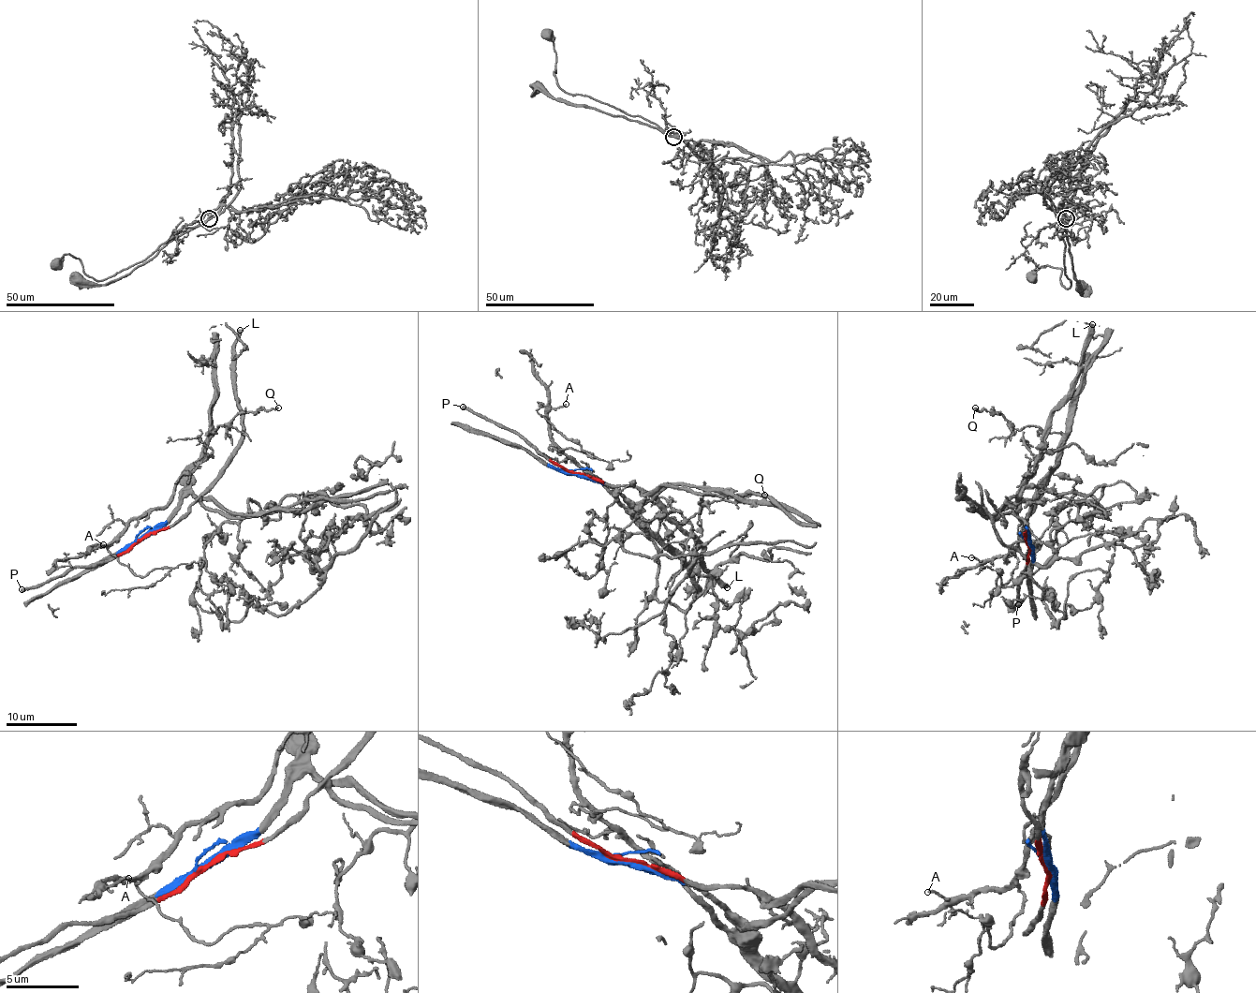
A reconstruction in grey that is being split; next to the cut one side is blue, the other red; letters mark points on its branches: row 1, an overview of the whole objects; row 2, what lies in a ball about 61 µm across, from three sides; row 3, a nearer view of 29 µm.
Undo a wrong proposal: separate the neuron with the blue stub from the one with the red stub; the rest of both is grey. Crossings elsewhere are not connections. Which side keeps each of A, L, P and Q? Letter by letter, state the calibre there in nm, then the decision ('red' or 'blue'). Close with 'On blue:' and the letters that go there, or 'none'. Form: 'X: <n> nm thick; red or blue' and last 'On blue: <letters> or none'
A: 140 nm thick; blue
L: 440 nm thick; red
P: 360 nm thick; red
Q: 180 nm thick; blue
On blue: A, Q

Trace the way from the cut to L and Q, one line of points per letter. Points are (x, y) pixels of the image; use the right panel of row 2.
L: (1029, 543), (1015, 507), (1050, 412), (1076, 377), (1092, 324)
Q: (1029, 543), (1028, 510), (1062, 436), (1036, 425), (1019, 430), (1001, 414), (975, 407)

